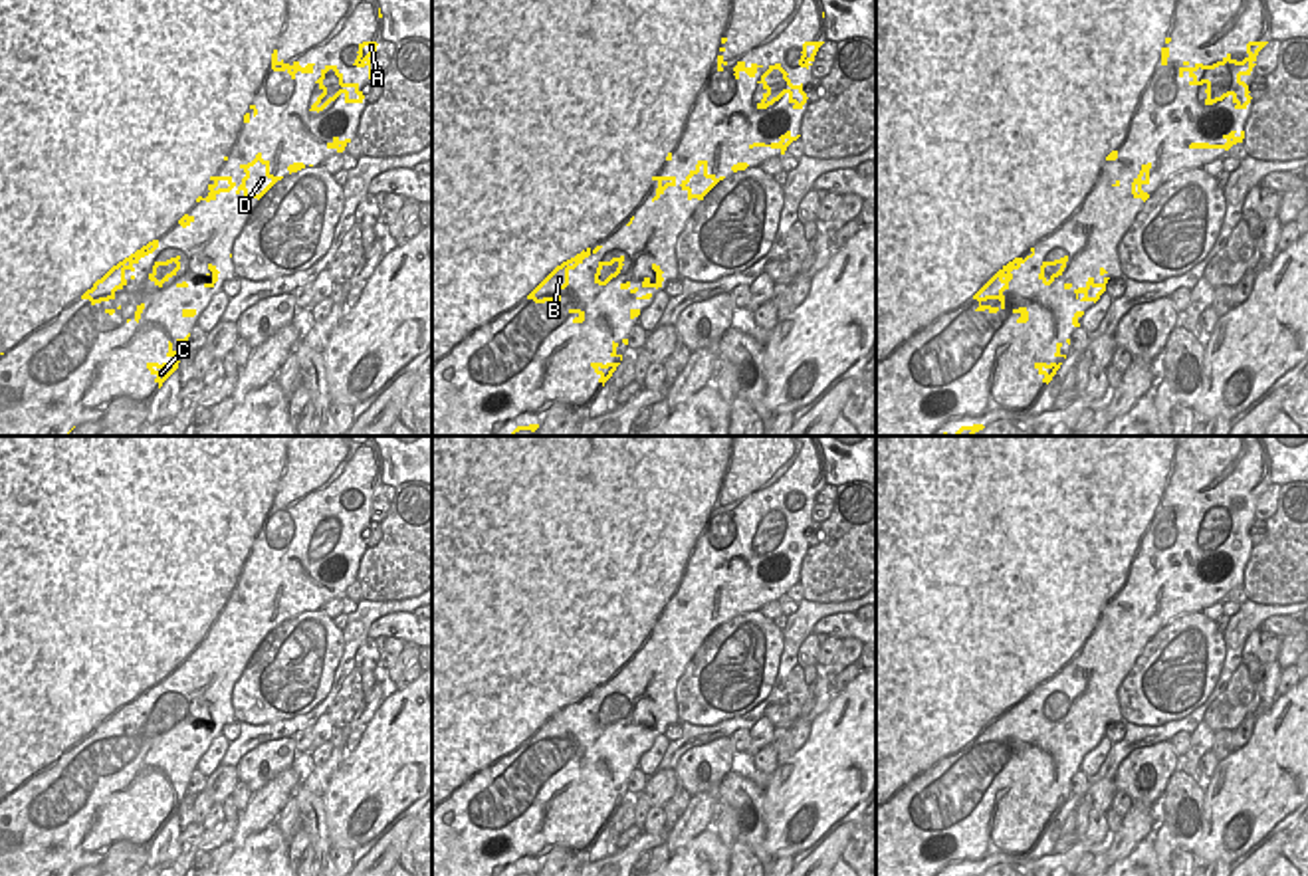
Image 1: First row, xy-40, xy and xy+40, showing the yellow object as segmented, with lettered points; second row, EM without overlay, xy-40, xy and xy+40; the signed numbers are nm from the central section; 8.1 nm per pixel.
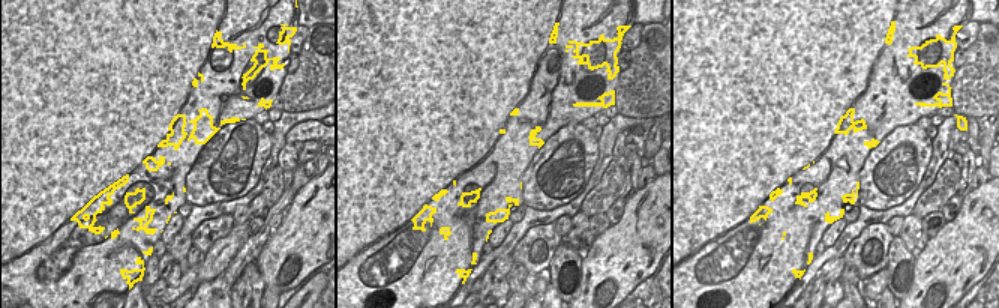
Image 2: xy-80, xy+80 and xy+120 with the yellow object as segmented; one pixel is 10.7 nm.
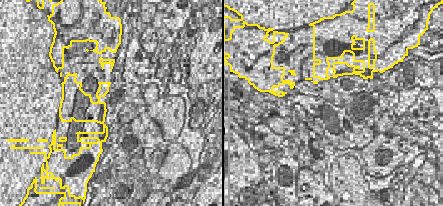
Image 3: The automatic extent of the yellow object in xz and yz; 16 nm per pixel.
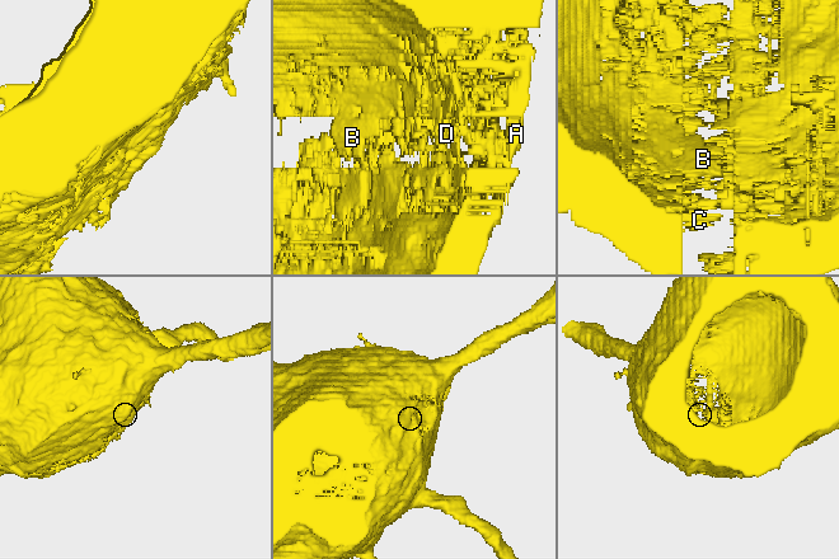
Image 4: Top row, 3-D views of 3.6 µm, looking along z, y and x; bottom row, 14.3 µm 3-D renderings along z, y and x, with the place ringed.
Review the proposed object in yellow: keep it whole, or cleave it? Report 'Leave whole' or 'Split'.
Leave whole

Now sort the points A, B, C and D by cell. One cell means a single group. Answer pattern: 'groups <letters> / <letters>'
groups A B C D

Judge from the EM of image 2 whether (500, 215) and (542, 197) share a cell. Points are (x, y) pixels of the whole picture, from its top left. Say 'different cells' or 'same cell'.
different cells

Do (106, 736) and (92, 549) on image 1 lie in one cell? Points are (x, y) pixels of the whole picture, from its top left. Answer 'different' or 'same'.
same

